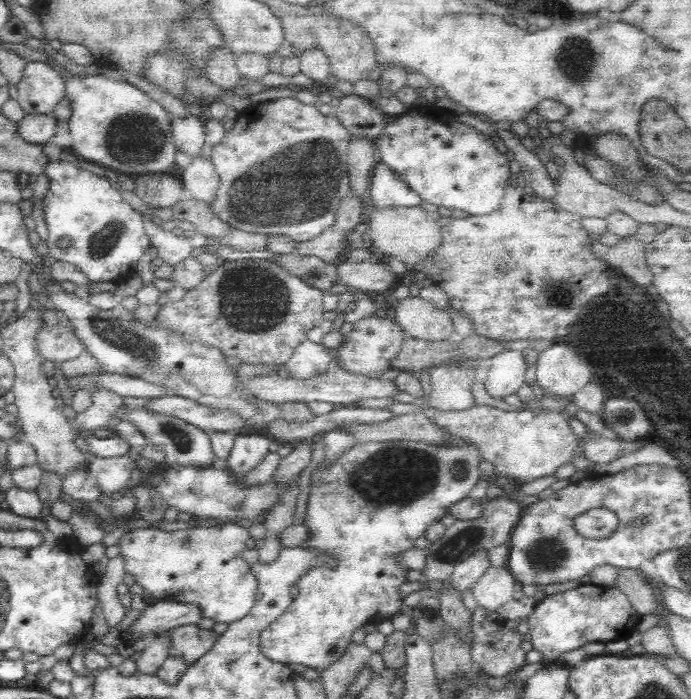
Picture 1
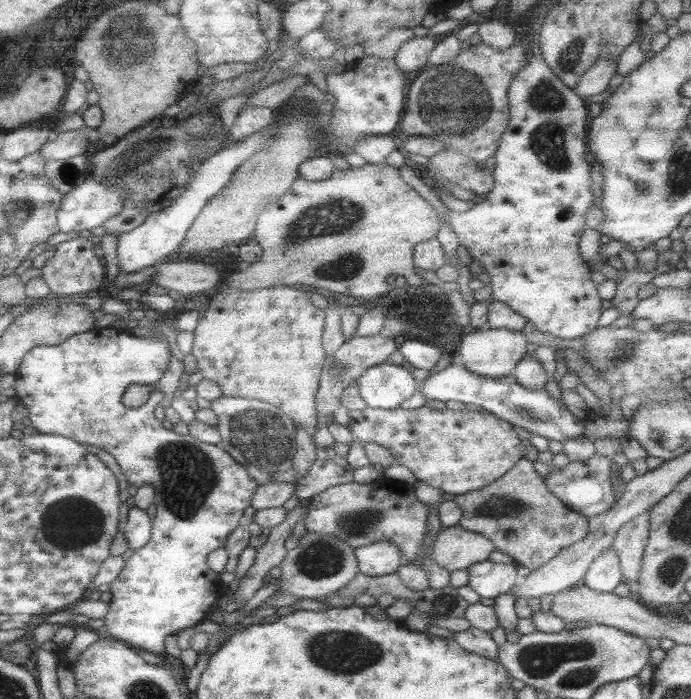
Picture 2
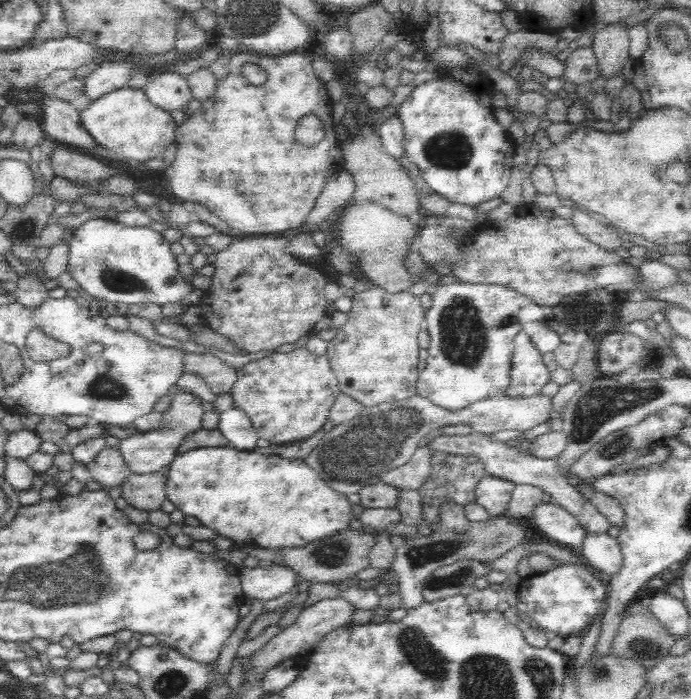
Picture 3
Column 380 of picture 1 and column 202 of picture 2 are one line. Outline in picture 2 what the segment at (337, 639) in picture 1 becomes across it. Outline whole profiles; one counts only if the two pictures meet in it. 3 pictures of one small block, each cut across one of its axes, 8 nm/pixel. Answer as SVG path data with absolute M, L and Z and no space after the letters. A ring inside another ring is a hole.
M111 326L91 328L70 336L53 346L34 346L21 359L15 372L17 402L27 409L31 428L39 434L69 437L79 444L100 448L111 455L128 485L139 488L148 484L155 492L156 513L151 521L147 543L134 550L125 560L119 576L109 584L111 600L103 616L103 636L143 650L147 657L163 653L164 639L175 636L179 630L201 623L218 607L225 586L215 572L207 568L209 552L223 547L223 541L250 505L257 482L236 460L218 445L205 444L189 435L179 435L165 429L153 416L153 410L163 398L163 392L154 389L149 398L137 408L125 408L121 394L129 385L157 382L167 365L169 347L165 338L135 337L129 331Z

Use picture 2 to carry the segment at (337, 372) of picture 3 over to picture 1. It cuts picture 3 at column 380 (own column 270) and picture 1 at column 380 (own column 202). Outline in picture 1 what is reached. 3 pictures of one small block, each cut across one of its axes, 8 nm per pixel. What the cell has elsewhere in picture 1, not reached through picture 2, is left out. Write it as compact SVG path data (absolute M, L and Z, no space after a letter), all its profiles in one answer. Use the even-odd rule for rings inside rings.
M370 314L353 322L348 334L344 334L337 347L336 359L340 368L353 376L381 378L394 367L395 358L401 353L404 341L410 338L407 332L395 321L394 315Z

